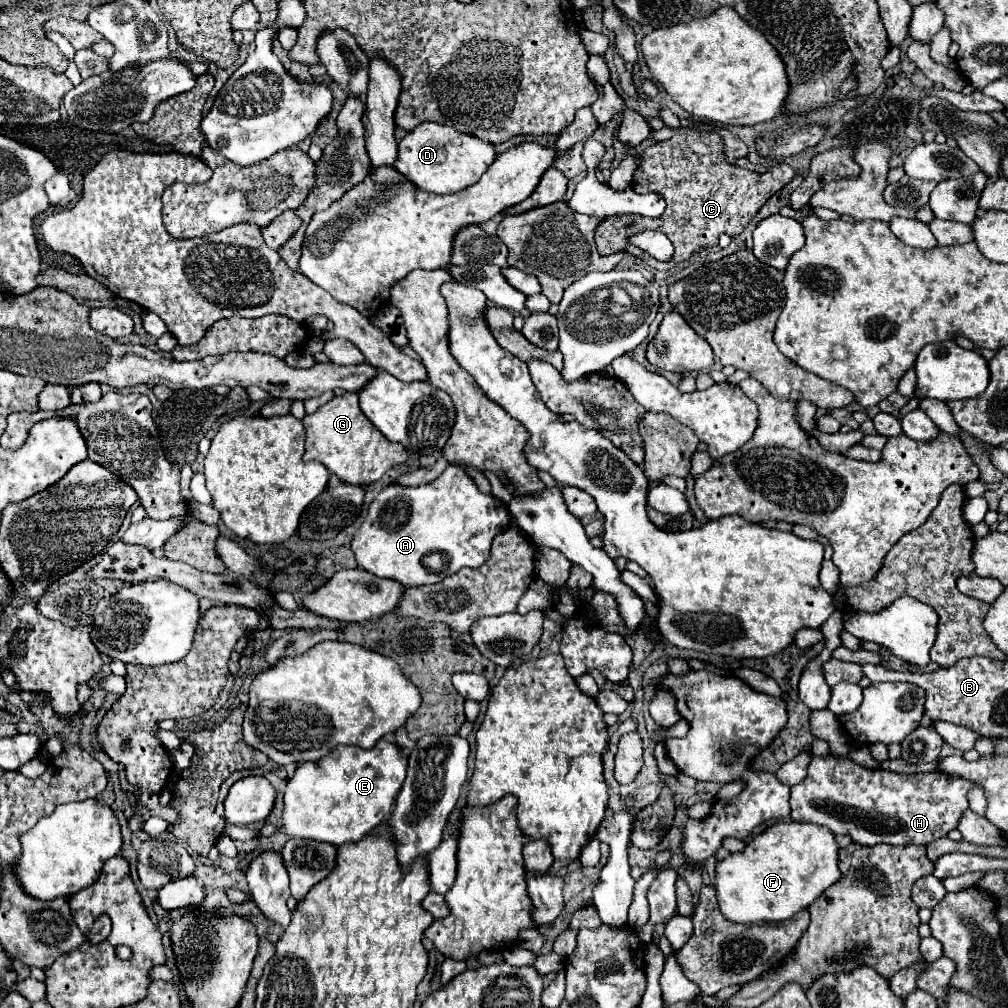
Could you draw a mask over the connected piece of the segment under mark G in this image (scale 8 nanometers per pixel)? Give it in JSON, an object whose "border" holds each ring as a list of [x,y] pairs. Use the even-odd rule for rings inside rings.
{"border":[[[345,392],[341,396],[333,396],[331,402],[317,408],[317,412],[307,414],[303,418],[307,428],[305,440],[305,454],[303,460],[317,460],[329,472],[339,476],[339,480],[355,486],[367,486],[377,482],[387,470],[397,464],[405,464],[409,454],[401,444],[387,440],[361,412],[359,396]]]}

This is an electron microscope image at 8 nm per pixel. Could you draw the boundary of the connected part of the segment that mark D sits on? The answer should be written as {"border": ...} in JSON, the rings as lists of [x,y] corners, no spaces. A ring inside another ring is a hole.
{"border":[[[423,122],[415,130],[407,132],[397,144],[397,160],[393,166],[417,188],[433,194],[449,194],[475,184],[495,160],[495,156],[495,144],[485,144],[485,140],[461,134],[451,126]]]}

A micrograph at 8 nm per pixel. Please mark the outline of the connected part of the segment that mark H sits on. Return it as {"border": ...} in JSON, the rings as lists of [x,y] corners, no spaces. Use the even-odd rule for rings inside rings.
{"border":[[[813,756],[809,768],[807,768],[807,776],[791,788],[791,818],[795,822],[811,822],[811,824],[821,824],[821,826],[827,826],[833,834],[847,834],[851,836],[857,844],[863,844],[863,846],[875,846],[875,844],[893,844],[893,846],[903,846],[903,844],[921,844],[921,846],[927,846],[931,844],[933,840],[937,838],[943,838],[947,836],[949,830],[957,828],[959,824],[959,818],[961,814],[967,810],[969,802],[967,802],[967,794],[971,788],[975,788],[979,784],[971,784],[971,780],[959,780],[959,776],[943,776],[943,772],[919,772],[919,774],[899,774],[899,772],[891,772],[891,770],[883,770],[883,768],[865,768],[857,762],[853,762],[851,758],[847,756]]]}

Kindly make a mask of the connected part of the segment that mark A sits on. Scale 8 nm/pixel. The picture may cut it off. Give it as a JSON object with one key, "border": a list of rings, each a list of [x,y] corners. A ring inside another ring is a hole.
{"border":[[[449,466],[439,474],[439,478],[435,478],[435,482],[421,484],[415,488],[393,484],[383,488],[379,496],[369,504],[367,518],[353,536],[351,550],[355,552],[359,568],[369,570],[379,578],[399,580],[407,588],[437,584],[465,566],[473,568],[483,566],[491,554],[491,540],[509,526],[511,526],[509,508],[493,494],[479,492],[475,482],[463,468]]]}

